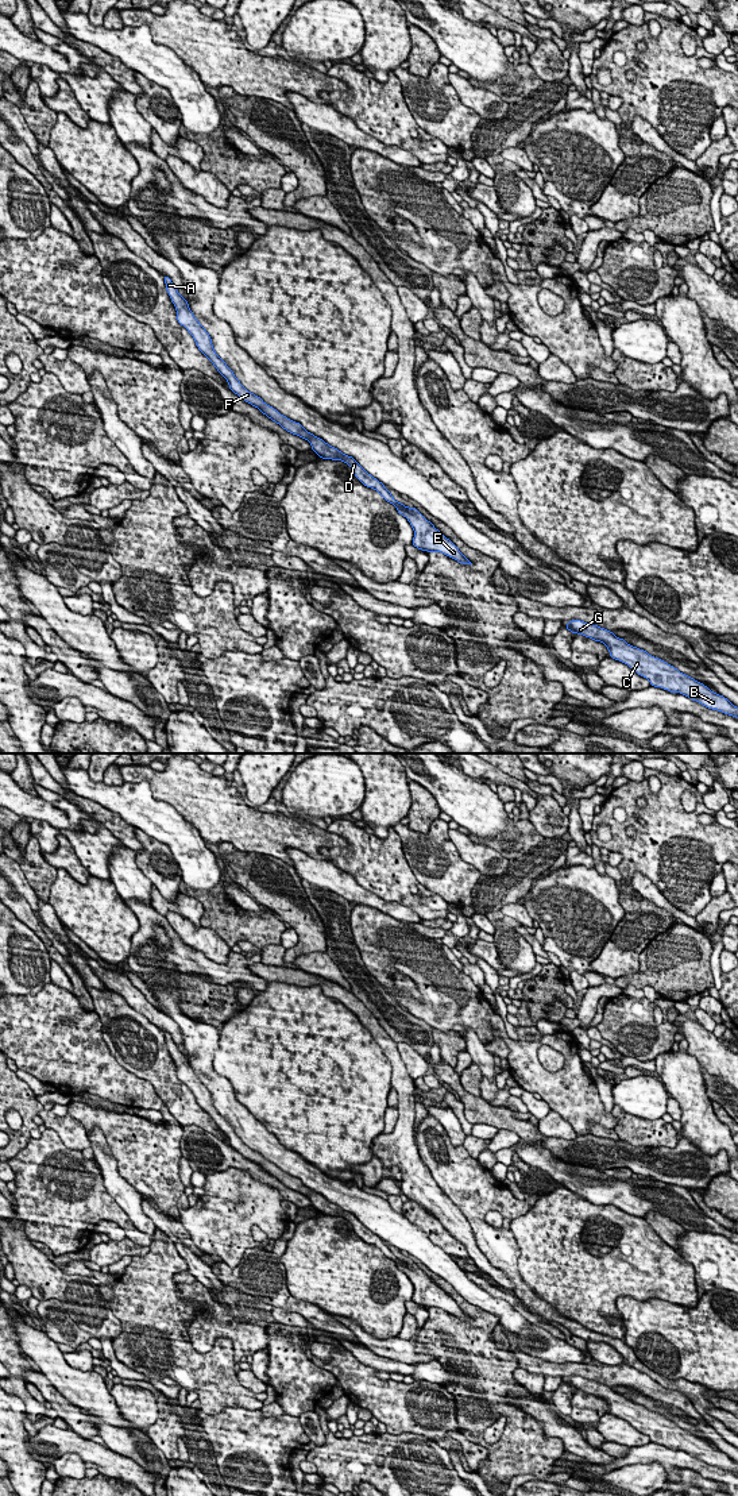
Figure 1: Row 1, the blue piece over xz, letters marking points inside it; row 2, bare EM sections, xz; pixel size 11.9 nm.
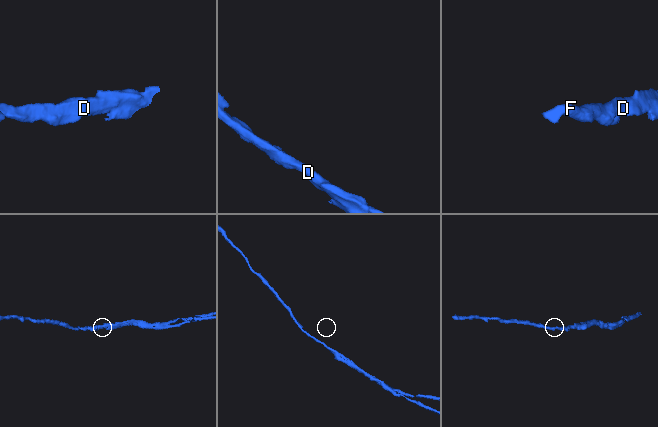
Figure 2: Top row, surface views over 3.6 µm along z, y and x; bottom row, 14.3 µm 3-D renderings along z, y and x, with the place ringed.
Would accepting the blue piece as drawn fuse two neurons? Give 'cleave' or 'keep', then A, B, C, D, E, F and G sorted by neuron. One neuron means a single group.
cleave; A D F / B C E G

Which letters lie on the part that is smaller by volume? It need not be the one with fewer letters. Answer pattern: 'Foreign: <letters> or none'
Foreign: B, C, E, G

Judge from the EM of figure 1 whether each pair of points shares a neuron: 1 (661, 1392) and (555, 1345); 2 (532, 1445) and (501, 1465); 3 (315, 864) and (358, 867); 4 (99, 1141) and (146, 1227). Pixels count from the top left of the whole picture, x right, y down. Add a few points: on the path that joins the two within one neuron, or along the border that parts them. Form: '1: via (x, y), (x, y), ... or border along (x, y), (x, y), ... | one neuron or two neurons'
1: border along (548, 1361), (580, 1363) | two neurons
2: via (524, 1449), (509, 1457) | one neuron
3: border along (329, 833), (347, 844), (320, 851), (359, 885) | two neurons
4: via (108, 1163), (114, 1183), (130, 1199), (132, 1206) | one neuron

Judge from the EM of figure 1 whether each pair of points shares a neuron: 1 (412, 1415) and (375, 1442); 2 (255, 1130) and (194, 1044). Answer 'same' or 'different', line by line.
1: different
2: same

